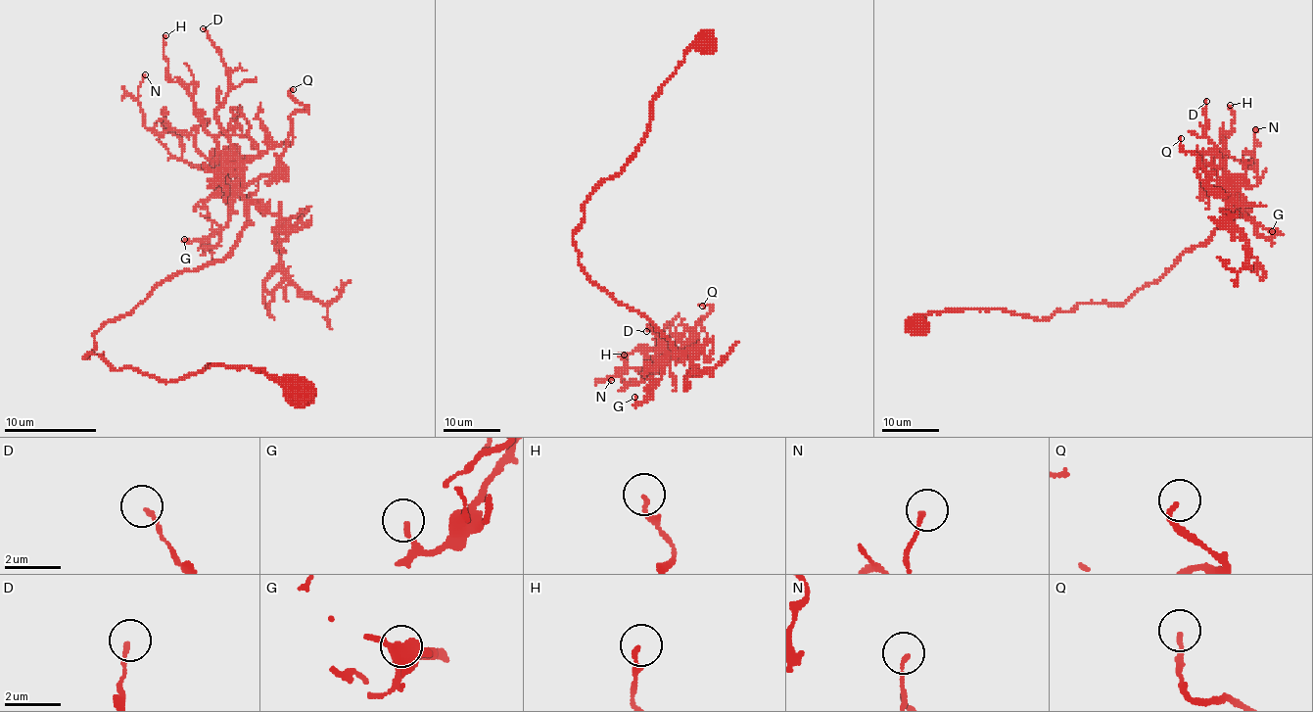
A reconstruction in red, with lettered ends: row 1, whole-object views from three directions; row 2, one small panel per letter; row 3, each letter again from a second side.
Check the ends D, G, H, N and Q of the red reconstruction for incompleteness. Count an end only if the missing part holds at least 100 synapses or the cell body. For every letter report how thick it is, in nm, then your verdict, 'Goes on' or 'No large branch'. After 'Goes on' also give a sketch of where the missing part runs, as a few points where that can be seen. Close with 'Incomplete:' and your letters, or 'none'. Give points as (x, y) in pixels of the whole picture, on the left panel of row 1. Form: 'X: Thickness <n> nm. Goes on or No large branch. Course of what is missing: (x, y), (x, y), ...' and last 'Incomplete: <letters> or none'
D: Thickness 140 nm. No large branch
G: Thickness 160 nm. No large branch
H: Thickness 160 nm. No large branch
N: Thickness 120 nm. No large branch
Q: Thickness 150 nm. No large branch
Incomplete: none

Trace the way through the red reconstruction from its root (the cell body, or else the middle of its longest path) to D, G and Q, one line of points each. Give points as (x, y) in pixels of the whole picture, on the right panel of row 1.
D: (917, 326), (949, 309), (1047, 319), (1079, 304), (1121, 306), (1156, 282), (1232, 219), (1206, 101)
G: (917, 326), (929, 312), (949, 309), (1047, 319), (1079, 304), (1121, 306), (1231, 220), (1232, 201), (1272, 231)
Q: (917, 326), (929, 312), (949, 309), (1047, 319), (1079, 304), (1121, 306), (1156, 282), (1232, 219), (1181, 138)

